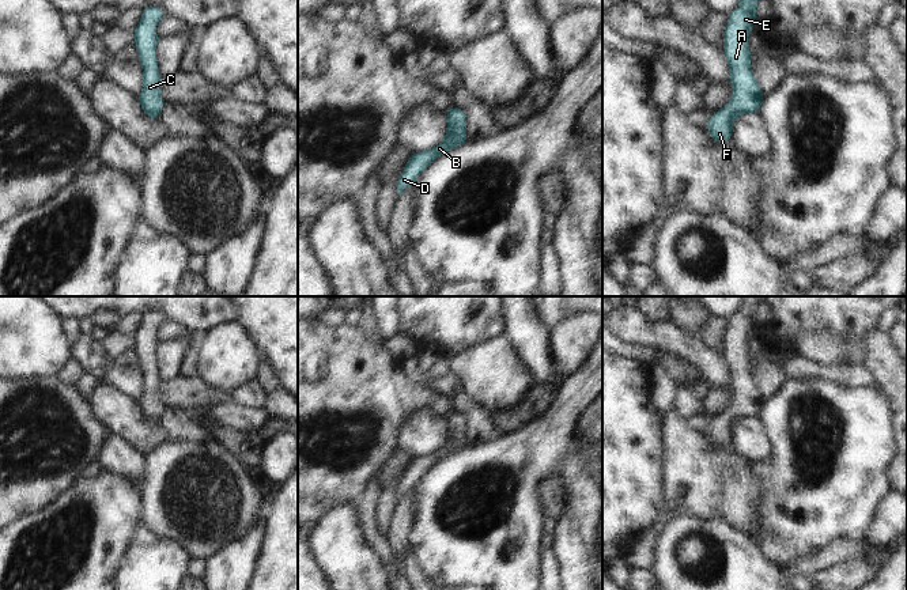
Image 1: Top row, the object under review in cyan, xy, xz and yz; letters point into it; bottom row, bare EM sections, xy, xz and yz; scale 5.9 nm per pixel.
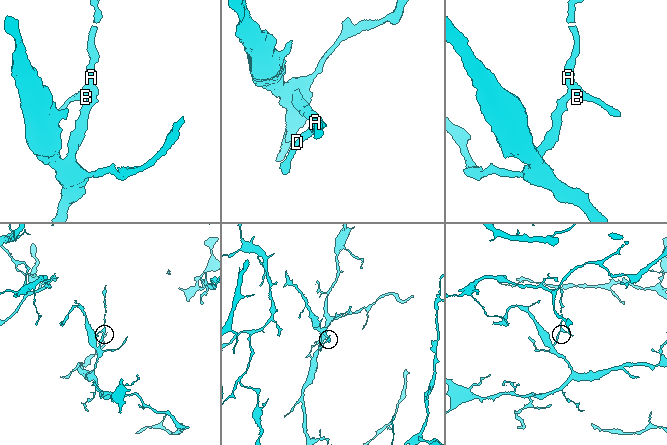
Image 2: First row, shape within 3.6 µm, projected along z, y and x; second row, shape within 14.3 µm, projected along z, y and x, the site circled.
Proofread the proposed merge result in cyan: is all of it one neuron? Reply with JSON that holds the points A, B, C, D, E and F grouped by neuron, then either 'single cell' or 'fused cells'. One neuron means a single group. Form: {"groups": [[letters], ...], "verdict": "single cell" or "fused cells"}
{"groups": [["A", "B", "C", "D", "E", "F"]], "verdict": "single cell"}

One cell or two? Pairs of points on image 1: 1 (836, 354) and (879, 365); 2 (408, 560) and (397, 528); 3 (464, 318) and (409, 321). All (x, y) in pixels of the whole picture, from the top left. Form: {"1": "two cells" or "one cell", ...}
{"1": "one cell", "2": "two cells", "3": "one cell"}

